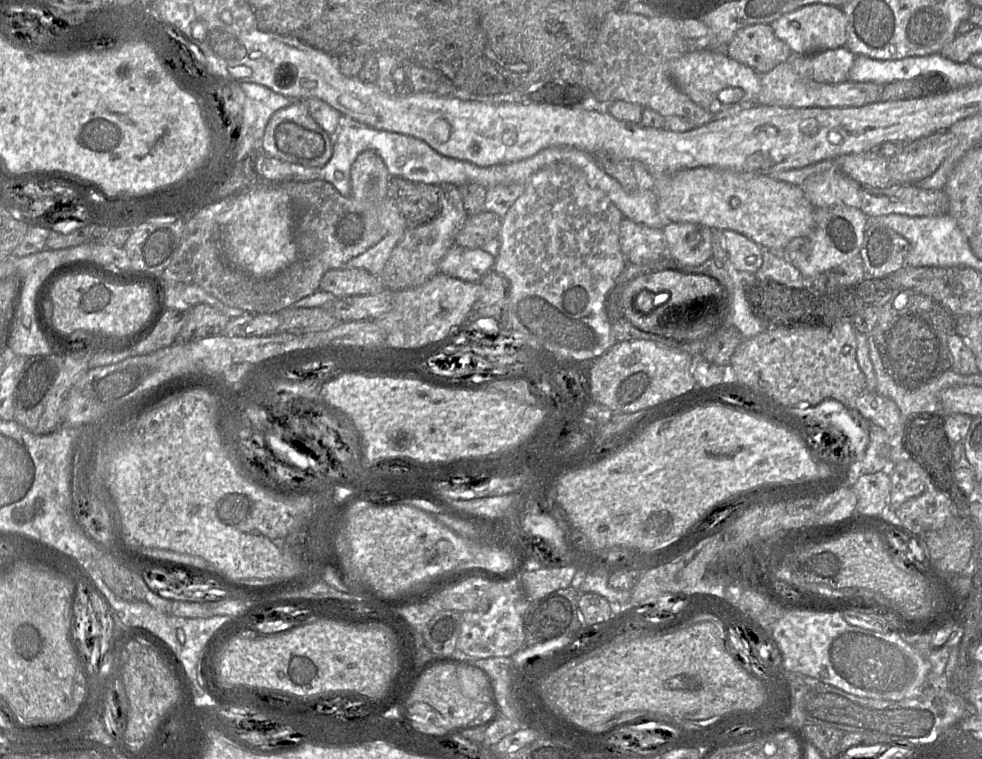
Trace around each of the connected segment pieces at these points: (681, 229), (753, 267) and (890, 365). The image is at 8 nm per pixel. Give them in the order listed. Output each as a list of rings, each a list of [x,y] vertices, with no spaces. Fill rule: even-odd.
[[[669,223],[663,229],[668,256],[681,265],[699,266],[712,257],[711,228],[698,223]]]
[[[722,231],[723,243],[733,268],[756,273],[763,263],[762,248],[748,237],[732,231]]]
[[[898,289],[880,306],[878,321],[871,331],[886,373],[904,389],[916,389],[952,368],[948,337],[955,333],[955,319],[935,300],[909,289]]]

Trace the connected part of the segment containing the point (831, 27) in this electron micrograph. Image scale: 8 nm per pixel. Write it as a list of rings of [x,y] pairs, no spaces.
[[[811,4],[784,14],[772,22],[771,27],[778,39],[786,43],[794,55],[810,55],[813,53],[833,50],[846,45],[847,18],[840,7]]]

